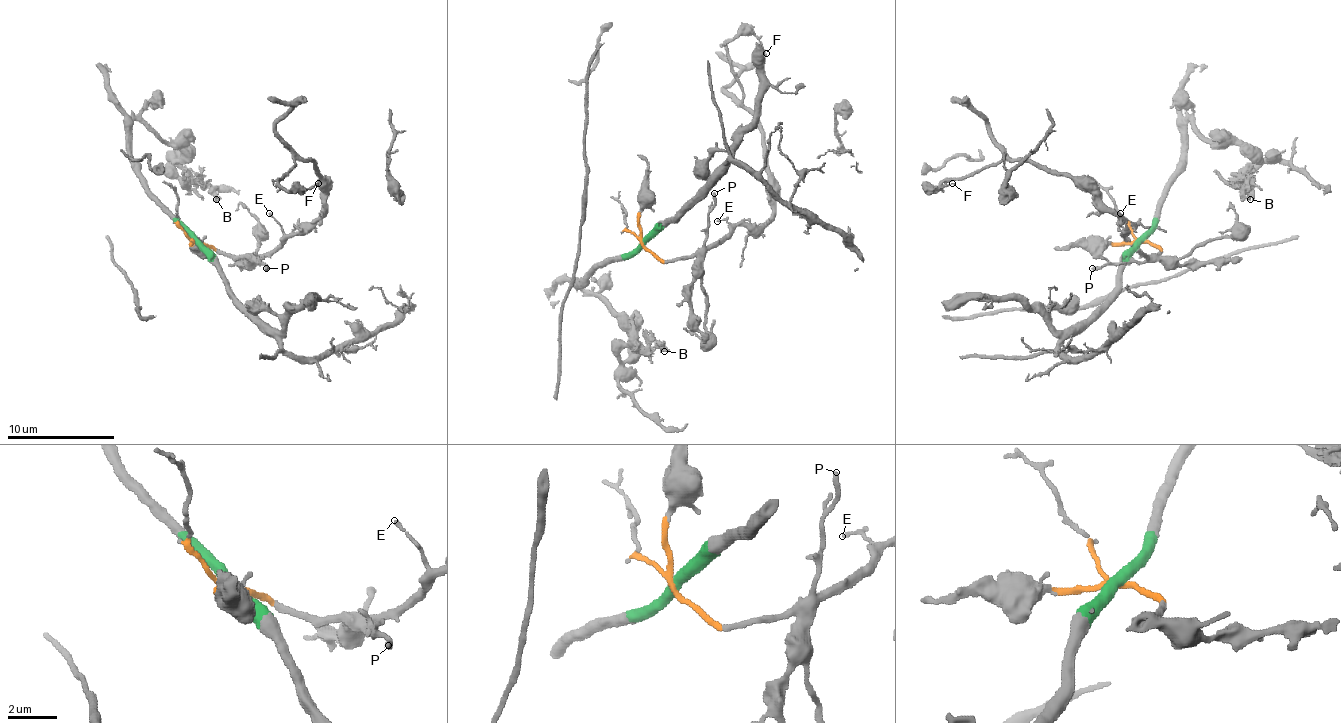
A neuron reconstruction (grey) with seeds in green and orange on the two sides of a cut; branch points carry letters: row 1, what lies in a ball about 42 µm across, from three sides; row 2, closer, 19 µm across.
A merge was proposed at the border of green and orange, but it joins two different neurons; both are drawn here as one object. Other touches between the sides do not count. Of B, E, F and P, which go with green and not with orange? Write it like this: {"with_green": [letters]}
{"with_green": ["B"]}

